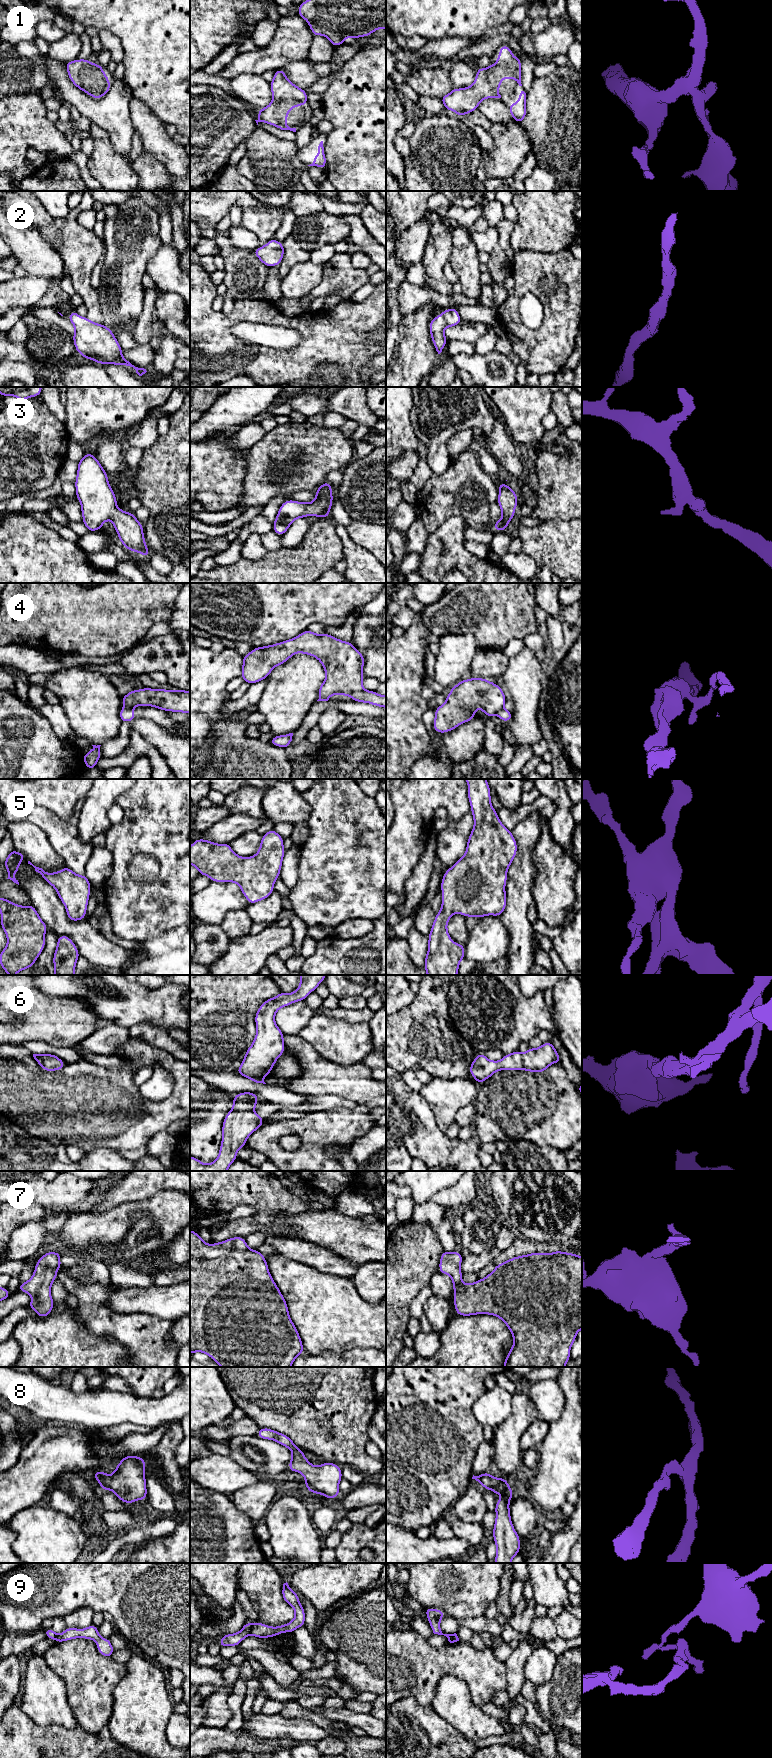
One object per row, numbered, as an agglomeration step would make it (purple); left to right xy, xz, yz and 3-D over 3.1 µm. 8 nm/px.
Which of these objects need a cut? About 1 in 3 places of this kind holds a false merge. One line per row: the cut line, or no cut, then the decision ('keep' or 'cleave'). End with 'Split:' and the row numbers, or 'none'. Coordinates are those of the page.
1: no cut | keep
2: no cut | keep
3: no cut | keep
4: xy (127, 707), (131, 708) | cleave
5: no cut | keep
6: no cut | keep
7: no cut | keep
8: no cut | keep
9: xz (253, 1624), (250, 1633) | cleave
Split: 4, 9

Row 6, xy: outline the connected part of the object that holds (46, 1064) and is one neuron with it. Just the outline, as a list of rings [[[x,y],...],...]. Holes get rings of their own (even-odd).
[[[33,1054],[39,1066],[48,1071],[62,1070],[66,1064],[54,1054]]]

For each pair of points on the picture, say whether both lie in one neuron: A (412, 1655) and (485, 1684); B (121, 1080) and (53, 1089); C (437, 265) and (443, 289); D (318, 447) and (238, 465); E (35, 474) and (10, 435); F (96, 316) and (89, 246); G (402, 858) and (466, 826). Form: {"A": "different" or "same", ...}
{"A": "same", "B": "same", "C": "same", "D": "different", "E": "same", "F": "same", "G": "different"}

